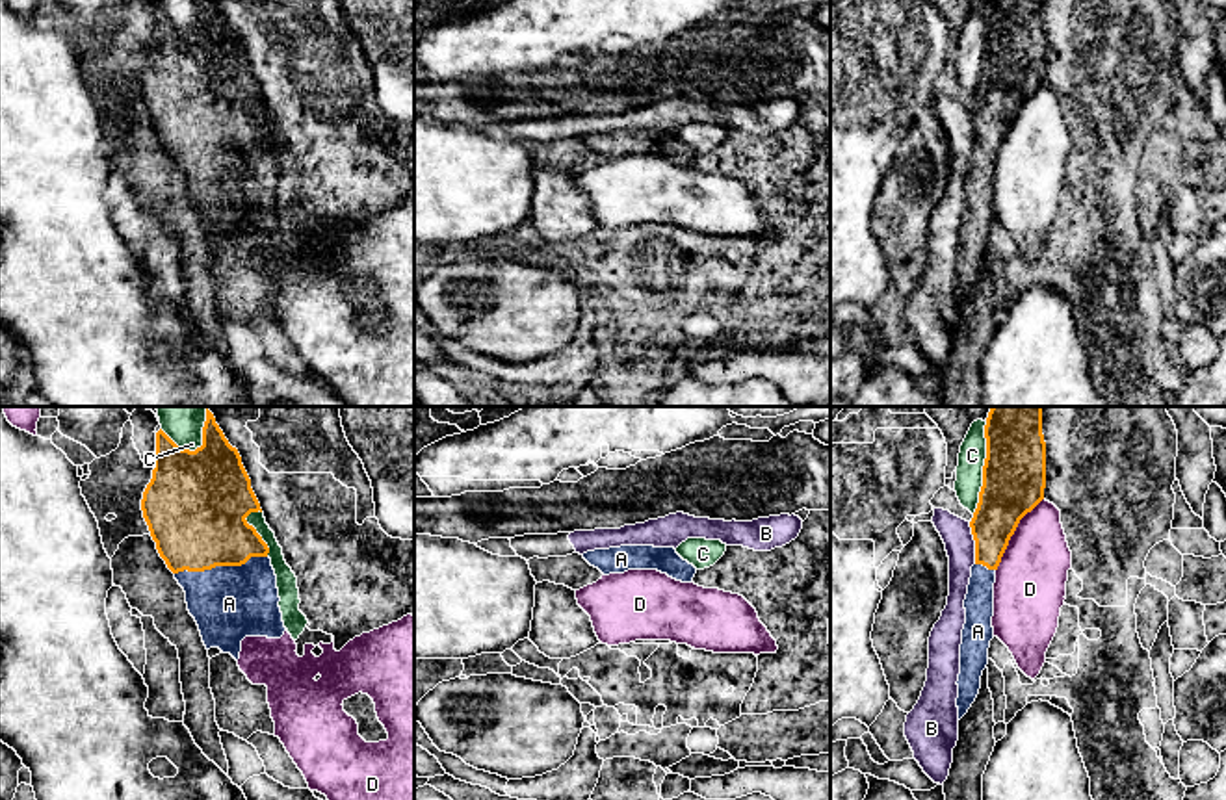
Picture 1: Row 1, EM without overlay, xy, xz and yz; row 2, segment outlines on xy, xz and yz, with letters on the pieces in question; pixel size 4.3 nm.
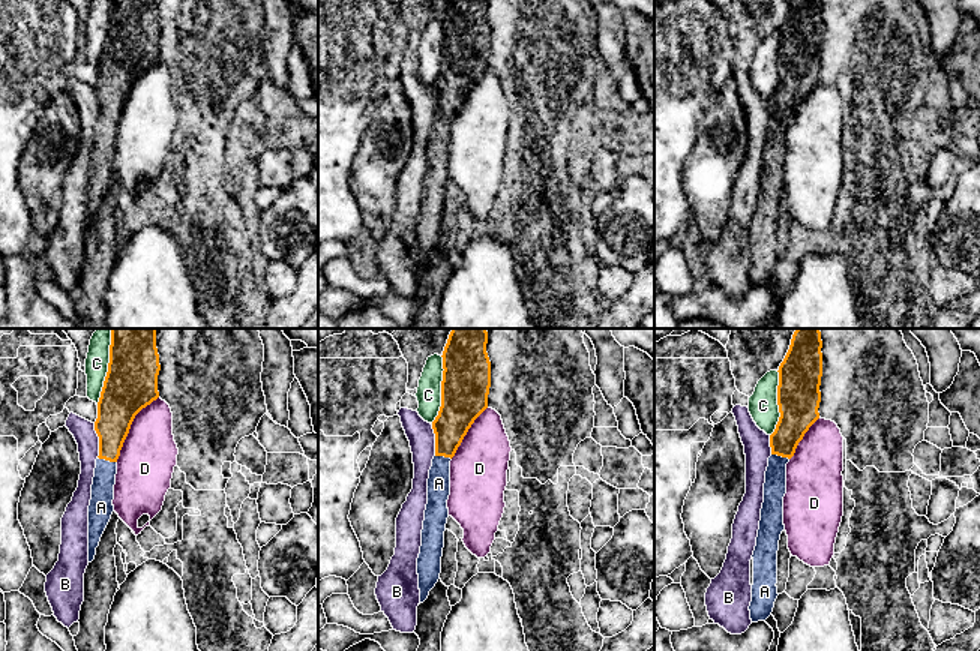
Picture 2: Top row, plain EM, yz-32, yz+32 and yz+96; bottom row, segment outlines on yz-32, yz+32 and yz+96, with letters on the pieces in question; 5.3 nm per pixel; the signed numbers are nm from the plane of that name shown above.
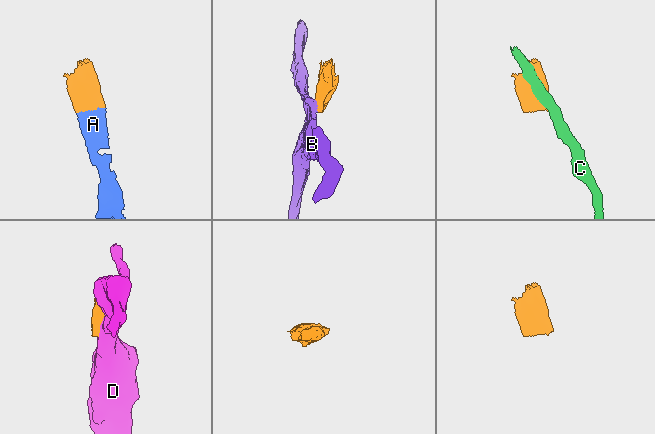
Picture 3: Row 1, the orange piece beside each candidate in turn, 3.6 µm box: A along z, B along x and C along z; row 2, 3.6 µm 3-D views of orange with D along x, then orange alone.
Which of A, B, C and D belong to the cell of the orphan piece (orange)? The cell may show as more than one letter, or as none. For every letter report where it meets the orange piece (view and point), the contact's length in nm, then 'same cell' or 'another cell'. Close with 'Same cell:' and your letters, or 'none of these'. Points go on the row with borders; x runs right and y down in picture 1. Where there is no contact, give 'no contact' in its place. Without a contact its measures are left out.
A: meets orange in xy at (220, 565); contact 400 nm long; same cell
B: meets orange in yz at (976, 542); contact 190 nm long; another cell
C: meets orange in yz at (983, 468); contact 400 nm long; another cell
D: meets orange in yz at (1013, 533); contact 380 nm long; another cell
Same cell: A

